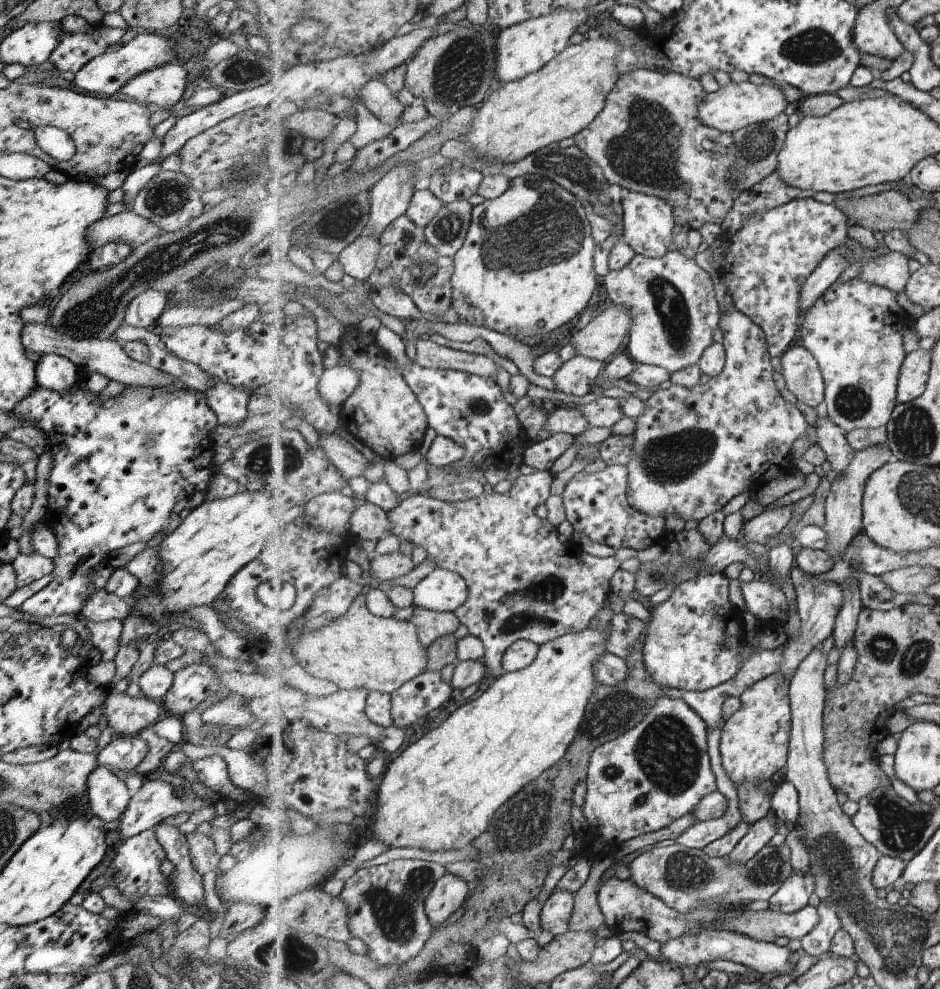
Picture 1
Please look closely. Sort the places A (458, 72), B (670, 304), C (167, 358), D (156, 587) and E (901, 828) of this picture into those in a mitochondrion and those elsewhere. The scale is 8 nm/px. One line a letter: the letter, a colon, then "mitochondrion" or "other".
A: mitochondrion
B: mitochondrion
C: other
D: other
E: mitochondrion

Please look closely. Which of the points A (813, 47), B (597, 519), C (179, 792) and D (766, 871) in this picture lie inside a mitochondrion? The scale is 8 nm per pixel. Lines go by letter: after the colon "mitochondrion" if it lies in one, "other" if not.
A: mitochondrion
B: other
C: other
D: mitochondrion

